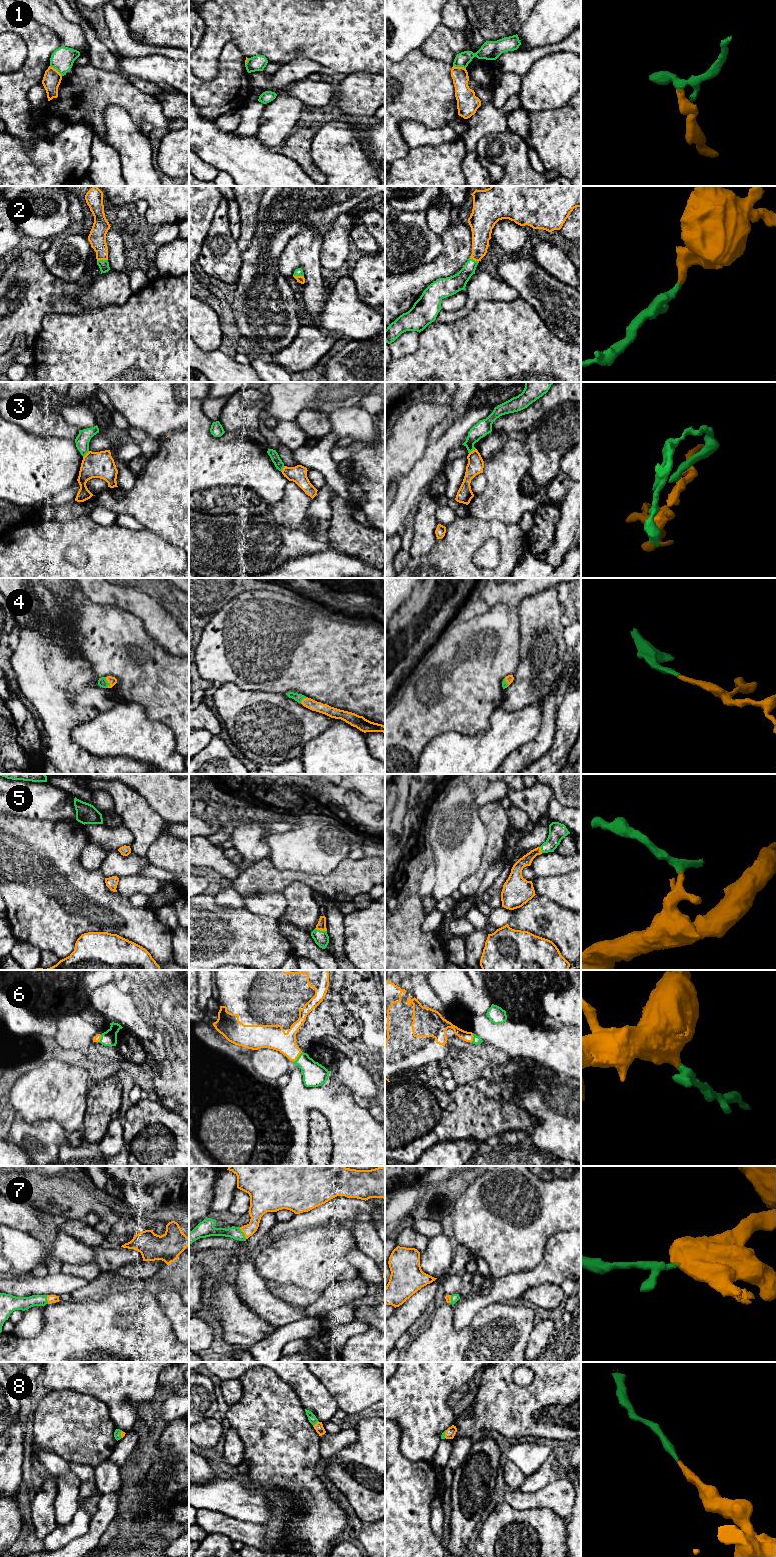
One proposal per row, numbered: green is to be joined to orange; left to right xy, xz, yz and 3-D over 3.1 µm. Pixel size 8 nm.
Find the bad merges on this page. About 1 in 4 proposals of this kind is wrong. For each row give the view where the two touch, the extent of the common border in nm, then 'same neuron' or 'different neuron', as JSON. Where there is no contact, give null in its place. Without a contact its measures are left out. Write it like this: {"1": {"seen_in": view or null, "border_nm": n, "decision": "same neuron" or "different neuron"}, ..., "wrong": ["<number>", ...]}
{"1": {"seen_in": "yz", "border_nm": 110, "decision": "different neuron"}, "2": {"seen_in": "xy", "border_nm": 90, "decision": "same neuron"}, "3": {"seen_in": "yz", "border_nm": 70, "decision": "different neuron"}, "4": {"seen_in": "xy", "border_nm": 90, "decision": "same neuron"}, "5": {"seen_in": "xz", "border_nm": 100, "decision": "same neuron"}, "6": {"seen_in": "xz", "border_nm": 120, "decision": "same neuron"}, "7": {"seen_in": "xz", "border_nm": 110, "decision": "same neuron"}, "8": {"seen_in": "xz", "border_nm": 60, "decision": "same neuron"}, "wrong": ["1", "3"]}

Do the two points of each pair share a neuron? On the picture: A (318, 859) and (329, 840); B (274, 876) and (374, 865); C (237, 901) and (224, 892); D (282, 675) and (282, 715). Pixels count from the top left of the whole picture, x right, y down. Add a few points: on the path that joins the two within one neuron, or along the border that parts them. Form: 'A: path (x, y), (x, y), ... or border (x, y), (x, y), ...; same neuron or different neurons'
A: path (318, 854), (318, 851), (324, 845); same neuron
B: path (299, 877), (309, 880), (349, 879); same neuron
C: path (234, 900), (227, 895); same neuron
D: border (259, 690), (285, 695); different neurons

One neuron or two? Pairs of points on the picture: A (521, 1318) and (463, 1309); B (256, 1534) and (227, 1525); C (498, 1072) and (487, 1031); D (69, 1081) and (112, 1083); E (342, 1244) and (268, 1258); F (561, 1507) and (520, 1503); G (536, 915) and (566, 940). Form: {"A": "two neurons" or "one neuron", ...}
{"A": "two neurons", "B": "one neuron", "C": "two neurons", "D": "two neurons", "E": "one neuron", "F": "one neuron", "G": "one neuron"}

